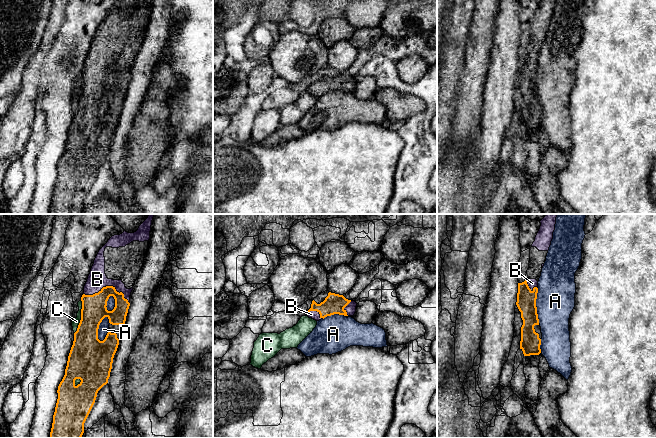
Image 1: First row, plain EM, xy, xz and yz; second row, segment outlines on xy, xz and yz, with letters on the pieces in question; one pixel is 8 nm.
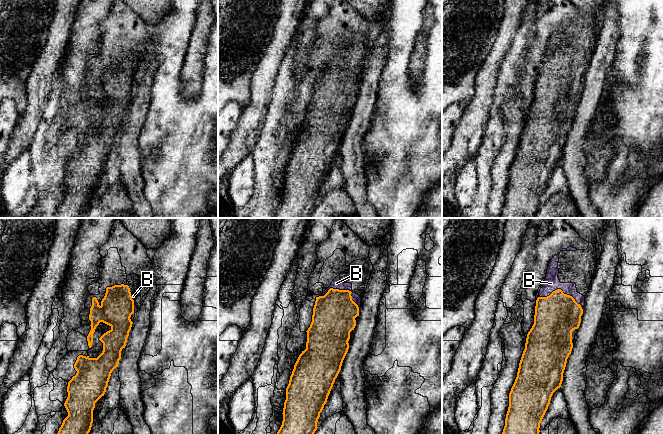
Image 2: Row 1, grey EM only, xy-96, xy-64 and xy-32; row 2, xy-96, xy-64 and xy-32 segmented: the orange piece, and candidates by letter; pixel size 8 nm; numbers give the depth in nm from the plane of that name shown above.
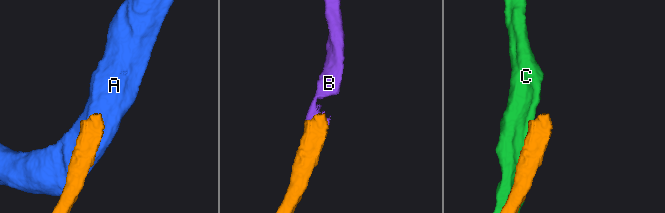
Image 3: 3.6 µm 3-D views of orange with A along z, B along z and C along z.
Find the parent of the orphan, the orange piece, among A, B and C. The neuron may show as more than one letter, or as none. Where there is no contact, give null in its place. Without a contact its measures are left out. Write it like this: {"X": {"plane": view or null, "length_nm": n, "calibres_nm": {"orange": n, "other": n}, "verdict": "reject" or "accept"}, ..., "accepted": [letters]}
{"A": {"plane": "xy", "length_nm": 220, "calibres_nm": {"orange": 320, "other": 80}, "verdict": "reject"}, "B": {"plane": "xy", "length_nm": 380, "calibres_nm": {"orange": 200, "other": 160}, "verdict": "accept"}, "C": {"plane": "xy", "length_nm": 280, "calibres_nm": {"orange": 220, "other": 60}, "verdict": "reject"}, "accepted": ["B"]}

